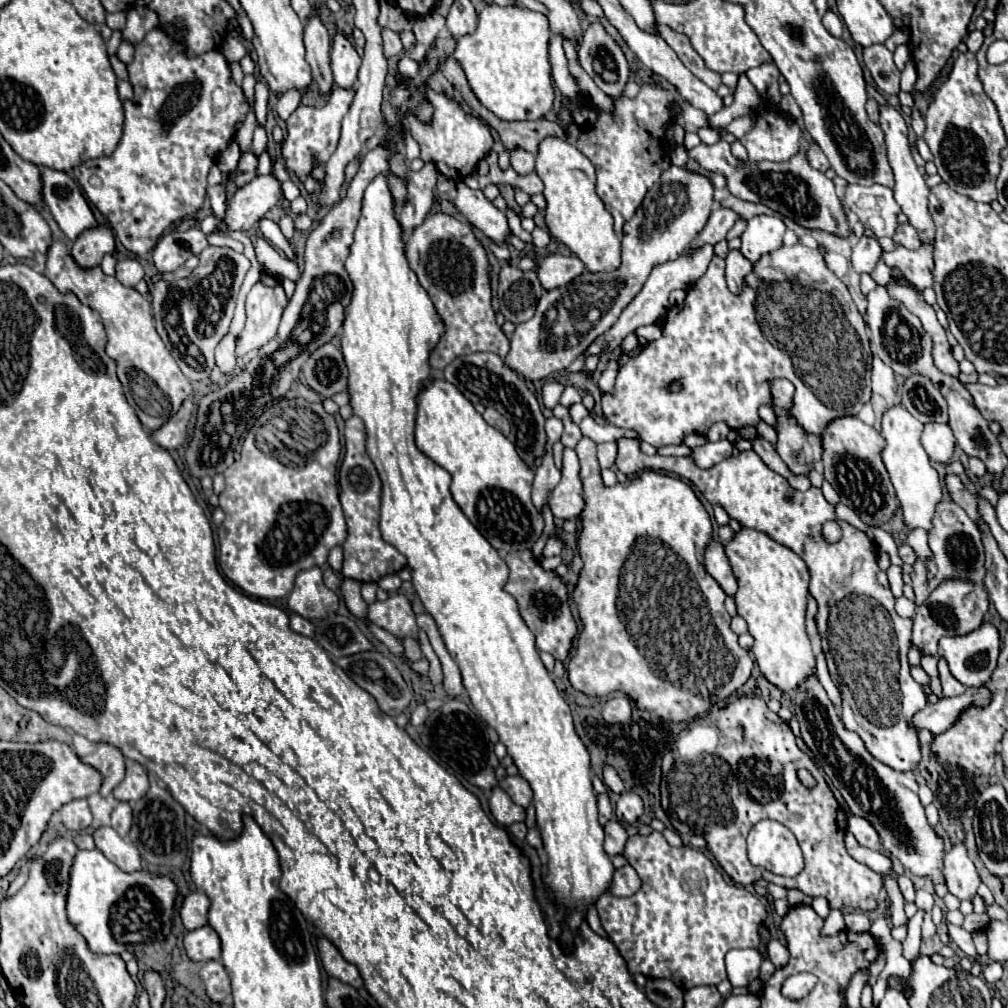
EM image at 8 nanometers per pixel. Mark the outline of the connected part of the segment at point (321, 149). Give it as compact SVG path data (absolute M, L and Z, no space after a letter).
M335 87L335 91L331 91L325 105L321 105L321 107L299 105L291 113L291 117L287 119L281 153L283 153L283 161L285 161L287 171L291 175L295 175L299 181L305 181L305 177L311 175L311 169L317 163L323 165L333 155L337 141L339 141L339 133L341 133L341 121L343 121L345 113L349 111L351 101L353 101L353 91Z

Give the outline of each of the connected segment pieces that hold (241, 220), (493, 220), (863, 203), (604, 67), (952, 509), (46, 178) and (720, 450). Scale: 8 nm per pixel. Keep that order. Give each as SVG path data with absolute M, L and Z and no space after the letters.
M255 177L251 183L237 189L229 199L225 217L215 217L213 213L201 221L203 233L221 231L249 231L271 207L277 205L281 197L281 185L275 177Z
M465 183L457 185L457 199L455 199L455 207L459 209L459 213L463 213L467 217L467 221L477 227L479 231L483 231L491 241L495 241L497 245L501 243L509 243L511 237L511 229L507 225L507 217L503 211L499 211L485 195L483 191L473 191L469 189Z
M849 185L845 189L845 195L843 195L843 205L849 207L859 217L859 221L865 225L865 229L871 229L877 239L893 237L897 227L899 227L897 215L901 213L901 207L895 203L893 191L889 187L883 187L883 185L871 185L871 187Z
M597 21L583 31L579 63L607 95L617 99L623 93L629 79L629 63L617 41Z
M941 501L939 507L935 507L933 515L933 529L929 533L929 547L935 555L935 563L939 567L939 573L935 579L929 581L929 587L935 589L941 581L951 577L963 577L977 585L983 583L985 577L985 551L981 543L981 533L977 525L969 519L969 515L953 501Z
M41 169L41 199L69 241L75 241L81 231L97 225L79 185L63 171Z
M727 439L719 440L717 442L705 443L701 447L693 447L689 457L695 459L697 467L709 469L717 463L717 459L727 459L732 451L732 446Z

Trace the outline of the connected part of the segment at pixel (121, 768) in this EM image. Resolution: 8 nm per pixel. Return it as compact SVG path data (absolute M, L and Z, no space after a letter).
M97 743L95 751L85 755L83 761L93 765L97 771L101 771L105 775L105 781L99 791L103 797L107 797L121 783L121 779L125 775L125 757L117 747L109 745L109 743Z

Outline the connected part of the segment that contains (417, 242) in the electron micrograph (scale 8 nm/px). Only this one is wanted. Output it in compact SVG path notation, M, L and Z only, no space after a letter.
M445 213L429 215L405 241L405 255L411 271L431 297L435 311L445 325L445 333L429 355L429 365L443 371L455 357L477 351L489 351L503 359L509 353L509 339L495 323L487 251L477 241L473 227Z

